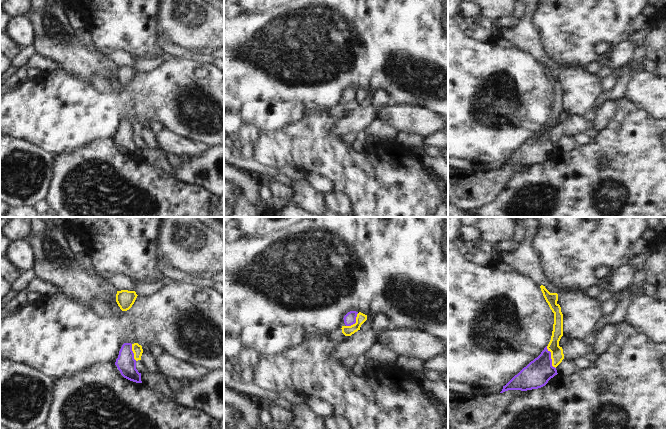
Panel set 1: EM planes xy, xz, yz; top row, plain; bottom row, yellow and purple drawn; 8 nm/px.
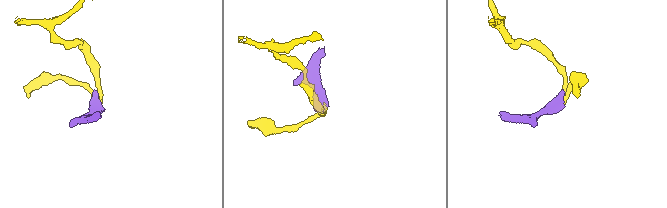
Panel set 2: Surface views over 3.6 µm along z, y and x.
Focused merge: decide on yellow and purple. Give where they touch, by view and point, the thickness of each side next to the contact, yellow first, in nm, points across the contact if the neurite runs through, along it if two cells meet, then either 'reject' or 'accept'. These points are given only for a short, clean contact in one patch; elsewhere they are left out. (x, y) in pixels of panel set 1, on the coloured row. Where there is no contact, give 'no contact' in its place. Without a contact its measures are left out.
contact yz (551, 357); calibres 100 and 220 nm; border yz (546, 346), (550, 352), (551, 364), (555, 368); reject

